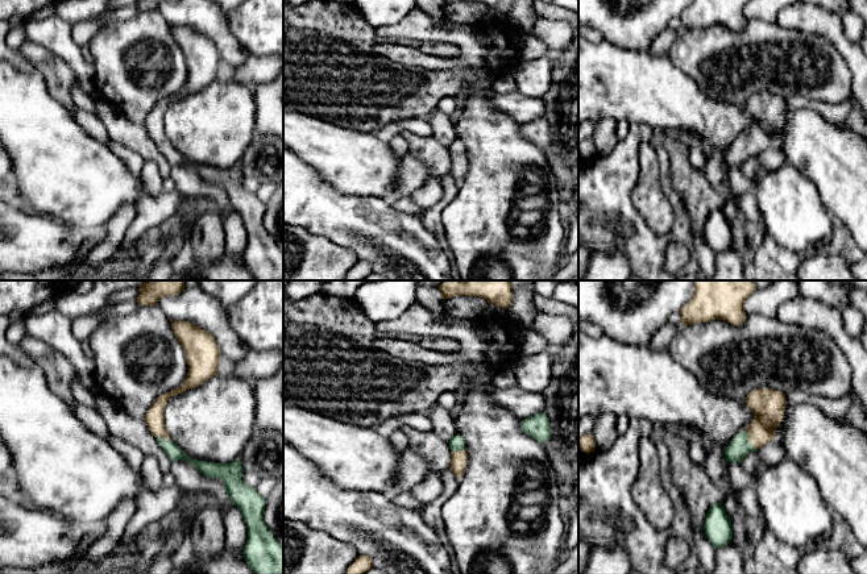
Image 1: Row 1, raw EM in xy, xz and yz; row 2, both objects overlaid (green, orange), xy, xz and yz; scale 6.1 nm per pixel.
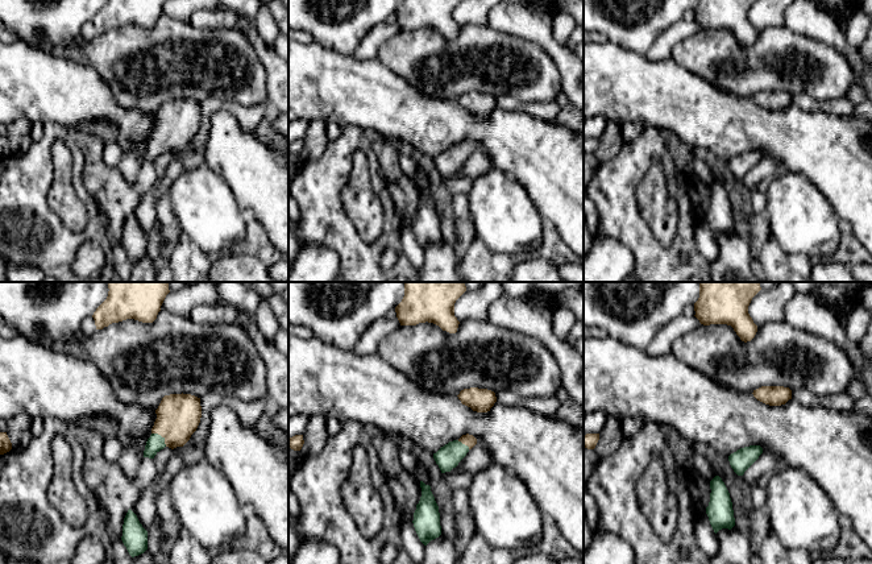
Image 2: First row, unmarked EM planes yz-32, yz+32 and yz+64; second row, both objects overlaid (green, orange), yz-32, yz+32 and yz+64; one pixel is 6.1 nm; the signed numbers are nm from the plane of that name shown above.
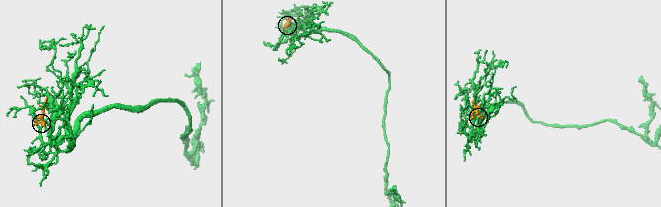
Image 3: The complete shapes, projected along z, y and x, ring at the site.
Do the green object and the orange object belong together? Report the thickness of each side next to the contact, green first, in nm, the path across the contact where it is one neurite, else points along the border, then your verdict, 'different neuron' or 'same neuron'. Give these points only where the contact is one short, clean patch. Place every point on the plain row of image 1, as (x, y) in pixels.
calibres 130 and 200 nm; way yz (739, 152), (749, 146), (763, 132), (768, 111); same neuron

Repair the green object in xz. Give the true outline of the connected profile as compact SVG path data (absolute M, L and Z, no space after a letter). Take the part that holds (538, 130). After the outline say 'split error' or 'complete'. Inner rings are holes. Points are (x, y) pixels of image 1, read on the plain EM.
M544 117L536 118L520 126L522 136L544 149L551 144L549 125Z | complete

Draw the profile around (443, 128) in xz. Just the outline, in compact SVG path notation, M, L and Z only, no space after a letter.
M435 109L427 117L431 128L432 137L443 146L449 147L451 144L457 140L455 122L451 120L449 115Z

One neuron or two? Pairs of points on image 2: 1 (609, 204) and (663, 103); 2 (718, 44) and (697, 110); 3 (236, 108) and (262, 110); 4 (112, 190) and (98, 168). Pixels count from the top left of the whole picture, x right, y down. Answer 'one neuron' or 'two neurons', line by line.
1: two neurons
2: two neurons
3: one neuron
4: one neuron

